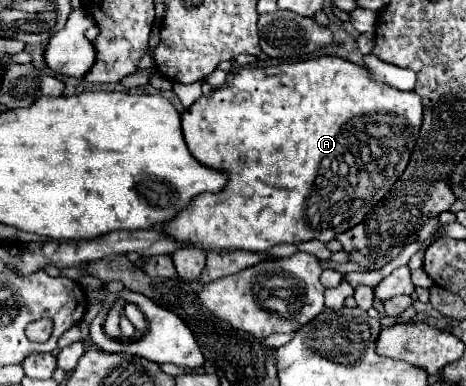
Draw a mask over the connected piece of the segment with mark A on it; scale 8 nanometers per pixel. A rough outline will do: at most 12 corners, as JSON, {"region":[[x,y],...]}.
{"region":[[319,56],[181,116],[225,170],[165,226],[265,252],[359,224],[407,168],[415,92]]}

